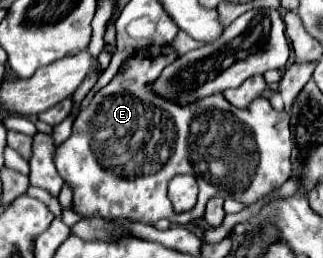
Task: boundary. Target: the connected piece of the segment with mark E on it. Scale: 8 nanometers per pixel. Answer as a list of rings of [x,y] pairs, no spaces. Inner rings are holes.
[[[169,45],[139,49],[135,57],[129,57],[123,63],[123,71],[119,71],[113,81],[93,97],[89,109],[79,113],[73,123],[73,135],[65,143],[57,145],[57,171],[73,187],[73,205],[81,215],[133,219],[149,225],[159,219],[169,219],[173,225],[185,225],[189,221],[201,219],[207,199],[215,195],[223,199],[235,197],[249,207],[289,179],[289,157],[293,151],[289,115],[285,111],[275,111],[265,97],[255,99],[247,111],[231,107],[223,95],[199,99],[191,107],[179,107],[159,99],[153,91],[149,91],[149,83],[157,79],[161,69],[175,61],[175,57],[177,53]],[[179,173],[191,173],[199,183],[199,201],[191,211],[185,213],[175,213],[167,197],[167,183]]]

